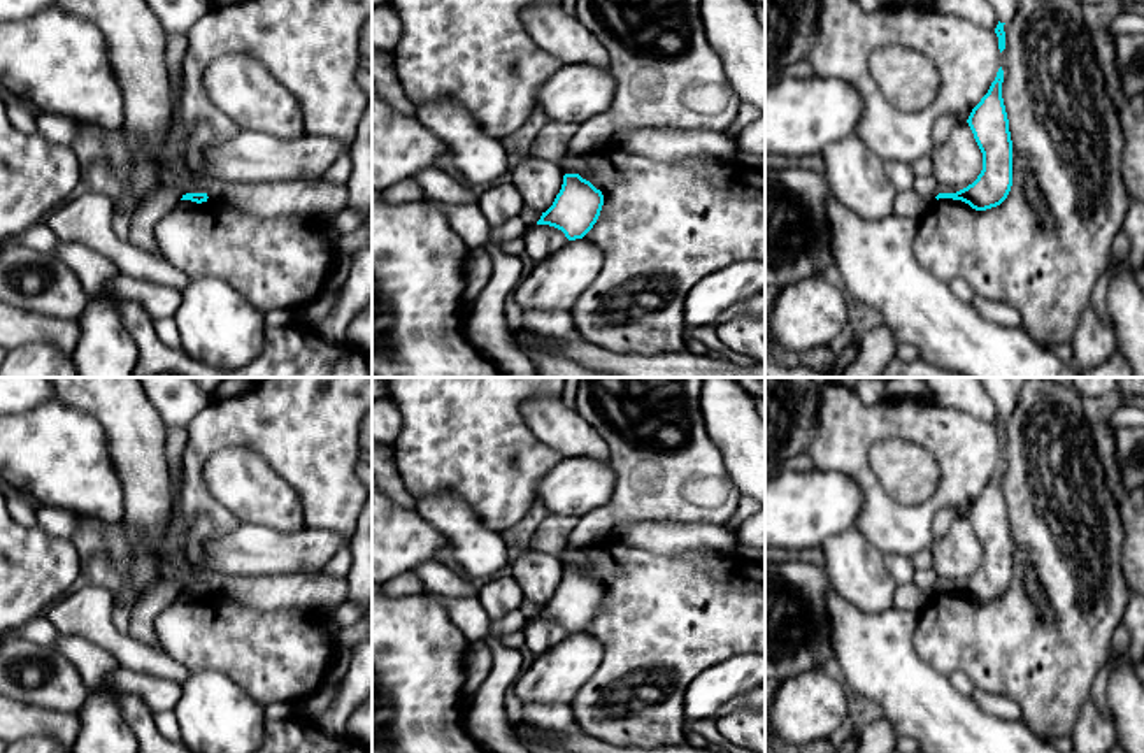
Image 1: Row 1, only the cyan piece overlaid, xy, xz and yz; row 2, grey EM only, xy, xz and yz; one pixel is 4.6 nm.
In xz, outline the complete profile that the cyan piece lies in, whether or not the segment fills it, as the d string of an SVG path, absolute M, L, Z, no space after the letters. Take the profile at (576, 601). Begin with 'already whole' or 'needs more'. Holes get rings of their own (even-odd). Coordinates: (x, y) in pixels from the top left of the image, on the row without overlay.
already whole; M565 567L560 586L537 618L558 621L568 634L583 632L597 616L602 599L600 583L579 567Z

